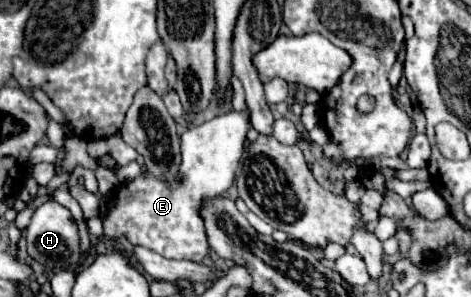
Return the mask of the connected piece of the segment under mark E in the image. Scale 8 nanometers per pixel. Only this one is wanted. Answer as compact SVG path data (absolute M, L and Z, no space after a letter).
M229 111L187 129L181 135L183 159L179 165L179 177L175 181L153 177L143 165L139 177L119 185L113 193L111 207L103 217L103 235L109 239L125 237L129 243L147 247L167 259L201 263L209 253L201 207L205 201L219 197L231 187L249 127L251 123L245 111Z

